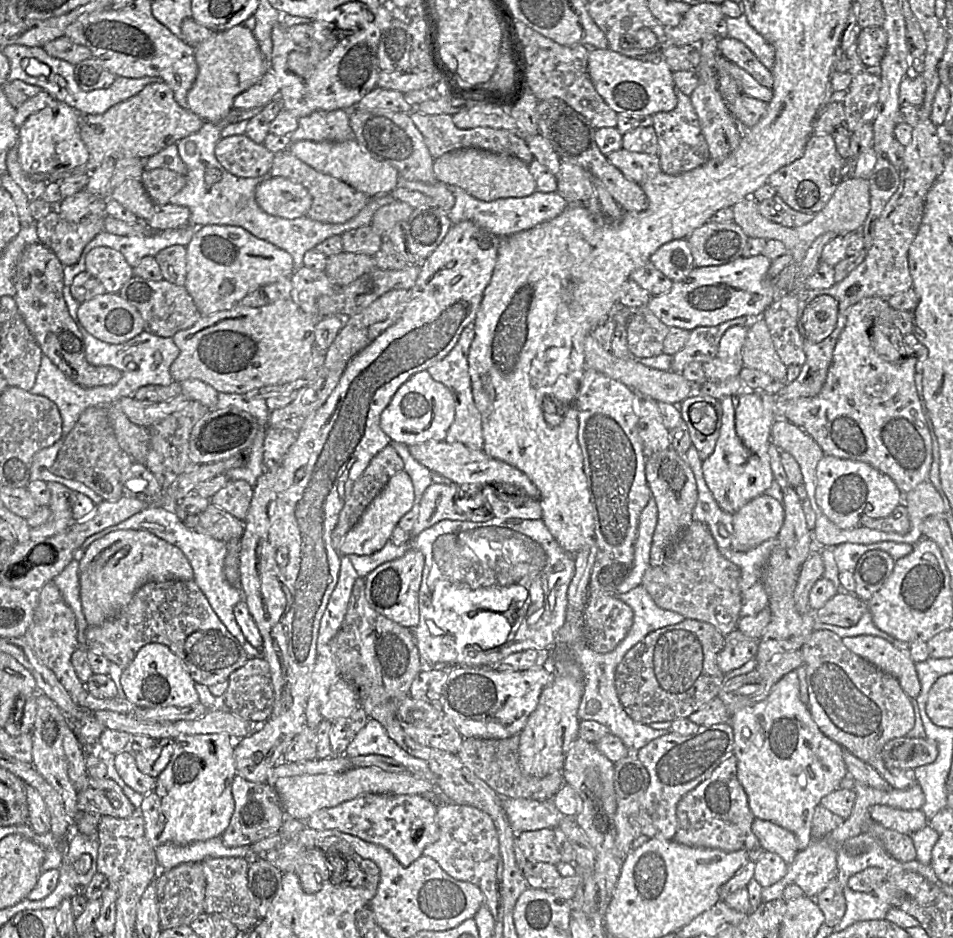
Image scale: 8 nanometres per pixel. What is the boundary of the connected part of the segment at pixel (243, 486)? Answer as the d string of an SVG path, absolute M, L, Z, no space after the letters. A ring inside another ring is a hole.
M244 480L230 481L215 493L210 503L244 522L253 496L253 487Z

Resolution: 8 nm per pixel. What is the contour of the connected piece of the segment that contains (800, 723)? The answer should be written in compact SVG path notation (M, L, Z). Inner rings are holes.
M796 671L785 674L764 700L733 713L729 723L733 729L737 778L747 794L753 816L788 830L797 839L799 851L806 849L813 840L811 826L814 809L824 796L839 788L848 771L843 759L844 749L819 730L807 705L801 701Z

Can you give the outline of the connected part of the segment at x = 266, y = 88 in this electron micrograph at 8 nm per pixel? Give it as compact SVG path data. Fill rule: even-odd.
M267 71L256 84L240 93L234 99L233 108L251 109L264 107L277 98L278 94L279 86L277 80L271 71Z

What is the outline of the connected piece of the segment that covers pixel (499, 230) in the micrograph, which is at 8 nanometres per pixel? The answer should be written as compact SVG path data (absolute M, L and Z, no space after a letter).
M448 185L448 188L455 198L453 207L447 212L452 224L471 221L497 237L507 237L552 220L568 206L567 201L558 192L544 193L536 190L531 195L521 198L500 198L485 202L474 198L457 186Z

